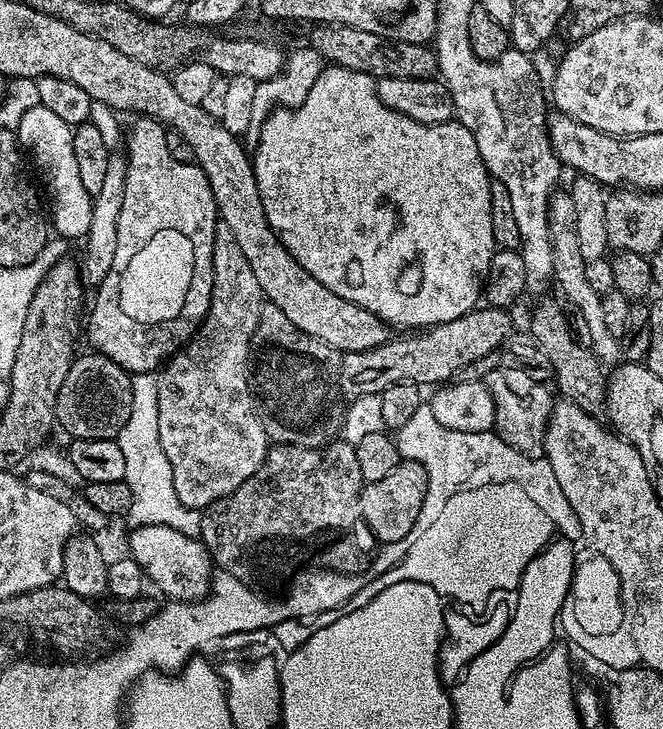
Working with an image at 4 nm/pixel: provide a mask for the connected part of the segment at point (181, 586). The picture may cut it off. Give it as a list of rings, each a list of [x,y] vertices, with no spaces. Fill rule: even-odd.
[[[142,525],[132,528],[132,537],[128,540],[127,550],[136,560],[143,575],[157,588],[155,591],[161,597],[172,602],[195,602],[208,595],[212,587],[214,565],[203,540],[197,537],[187,537],[178,530],[164,525]]]

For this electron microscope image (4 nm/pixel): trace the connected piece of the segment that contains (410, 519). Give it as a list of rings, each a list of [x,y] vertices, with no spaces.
[[[404,460],[394,470],[390,470],[386,478],[381,478],[373,484],[365,484],[360,489],[362,518],[381,545],[400,544],[408,540],[412,529],[417,527],[425,511],[427,486],[428,476],[424,473],[424,468],[414,460]]]

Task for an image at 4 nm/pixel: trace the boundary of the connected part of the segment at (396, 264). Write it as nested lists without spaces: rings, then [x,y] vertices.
[[[325,67],[320,77],[312,83],[312,89],[302,103],[295,108],[278,107],[260,128],[260,141],[254,146],[251,157],[254,178],[258,182],[258,194],[262,198],[262,210],[266,210],[266,222],[274,234],[290,250],[290,254],[309,274],[318,278],[326,290],[346,298],[383,320],[389,326],[404,328],[400,330],[424,330],[429,326],[445,324],[458,319],[462,314],[472,311],[481,303],[484,291],[484,278],[490,270],[490,258],[498,251],[494,242],[494,230],[490,230],[490,186],[492,180],[478,145],[470,130],[458,122],[447,124],[419,124],[414,118],[403,116],[390,110],[378,98],[376,80],[358,70]]]

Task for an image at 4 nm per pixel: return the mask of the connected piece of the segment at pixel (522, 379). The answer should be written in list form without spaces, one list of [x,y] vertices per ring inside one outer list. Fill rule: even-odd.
[[[499,368],[490,370],[490,374],[482,377],[494,404],[494,431],[506,442],[506,446],[514,446],[518,454],[526,454],[526,458],[544,456],[544,439],[546,426],[550,422],[553,393],[540,380],[535,380],[533,373],[526,368]]]

